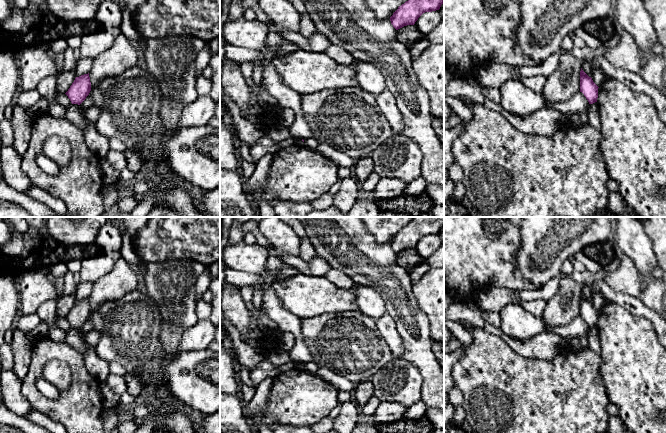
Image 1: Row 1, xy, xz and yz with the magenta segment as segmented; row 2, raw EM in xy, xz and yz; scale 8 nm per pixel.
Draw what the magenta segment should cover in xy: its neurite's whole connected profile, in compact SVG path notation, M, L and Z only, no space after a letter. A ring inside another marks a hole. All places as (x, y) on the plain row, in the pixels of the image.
M89 297L76 301L68 315L65 317L72 328L80 329L91 315Z

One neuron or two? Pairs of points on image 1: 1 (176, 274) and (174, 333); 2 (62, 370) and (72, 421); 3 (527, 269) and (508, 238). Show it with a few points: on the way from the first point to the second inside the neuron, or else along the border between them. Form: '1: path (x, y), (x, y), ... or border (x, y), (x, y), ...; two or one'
1: path (176, 289), (176, 318); one
2: border (66, 364), (70, 370), (70, 384), (59, 391); two
3: border (520, 228), (520, 248), (512, 261), (519, 274); two

